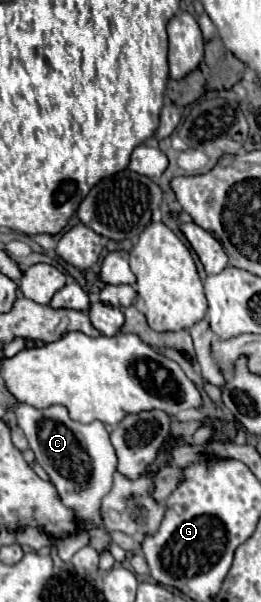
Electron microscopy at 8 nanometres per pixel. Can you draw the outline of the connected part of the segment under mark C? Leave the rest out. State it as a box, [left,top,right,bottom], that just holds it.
[17,404,117,526]

